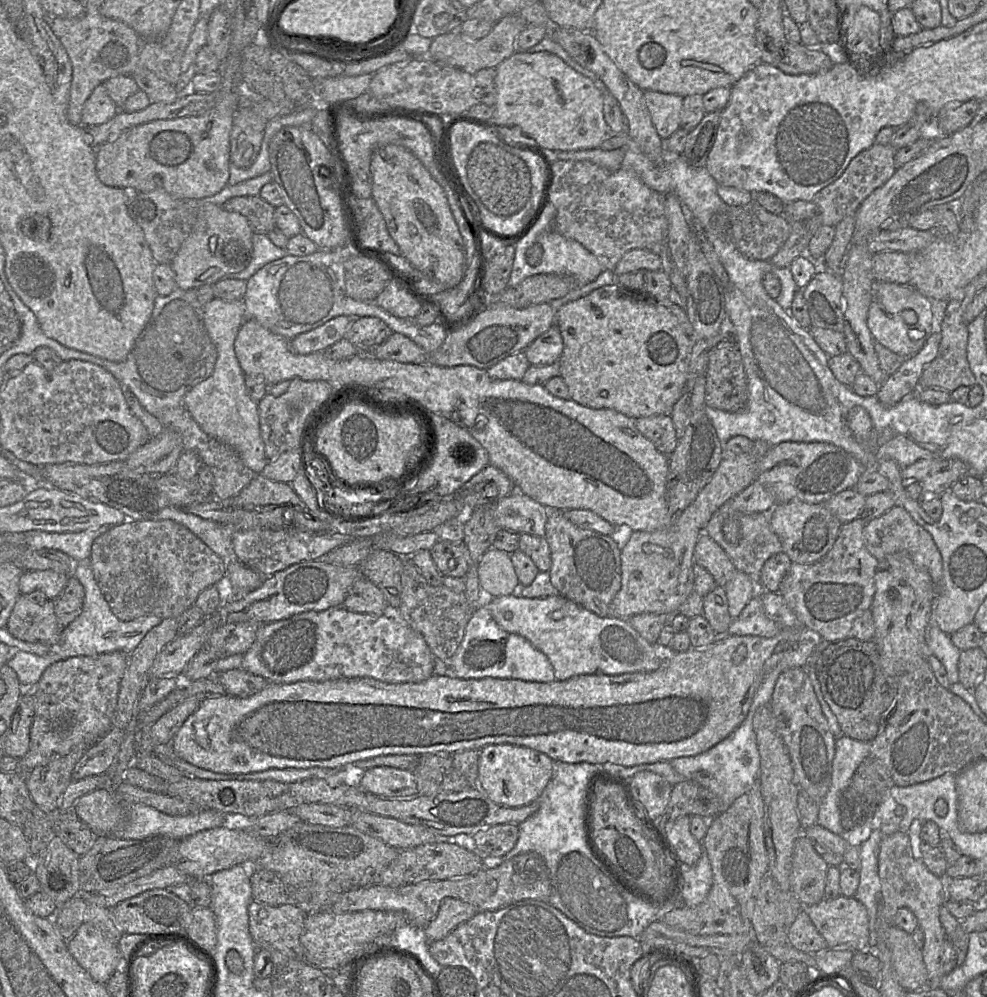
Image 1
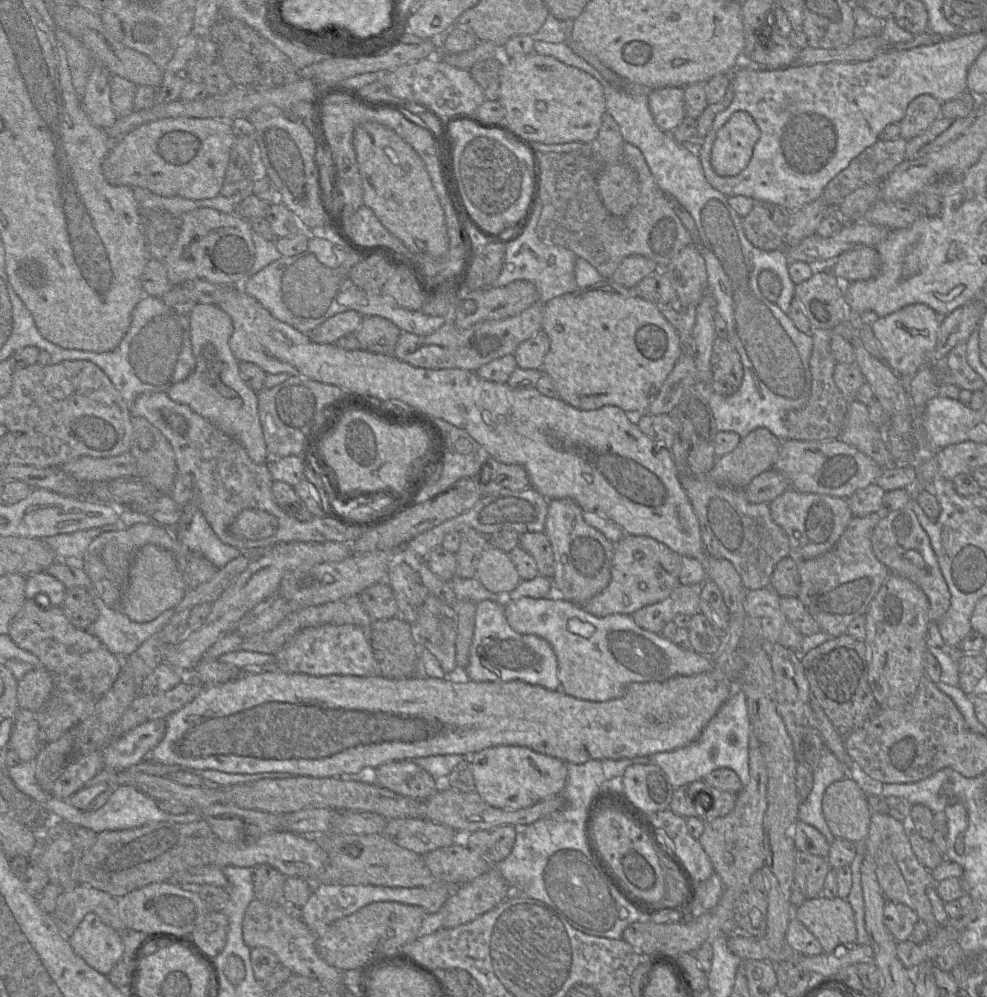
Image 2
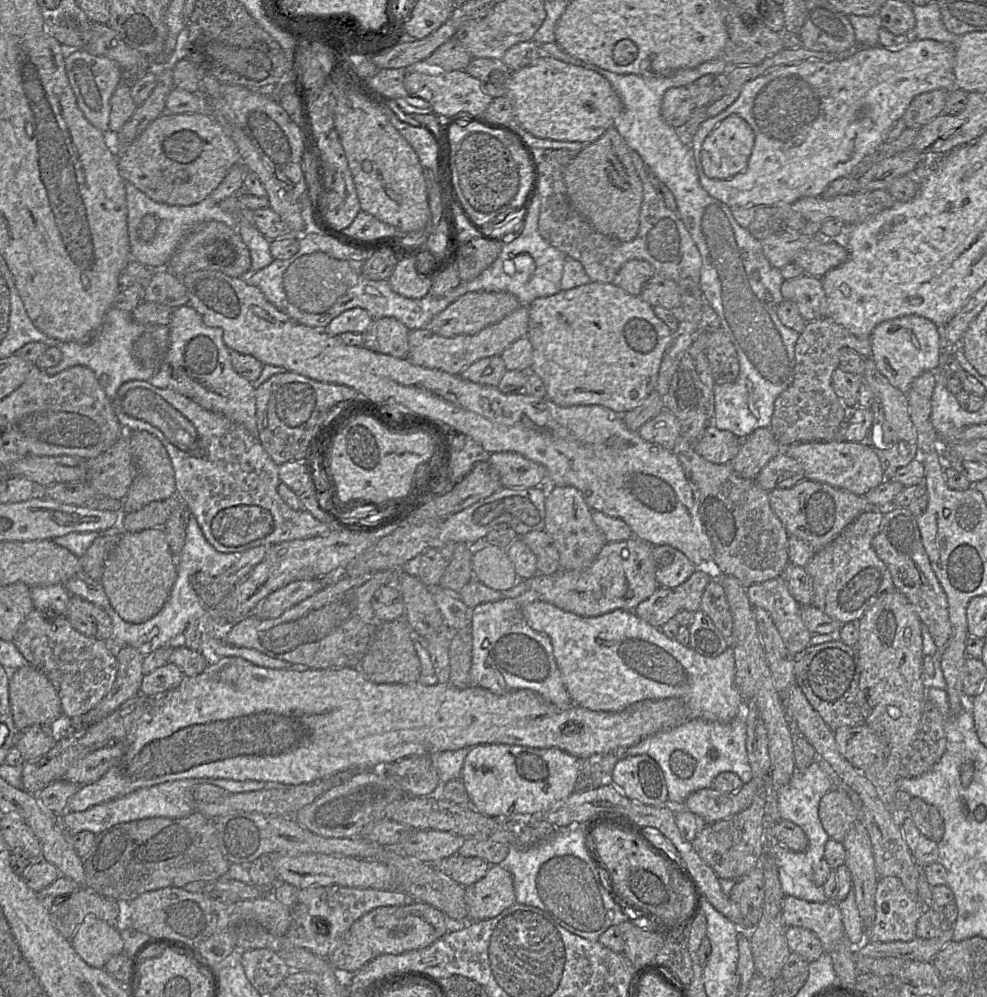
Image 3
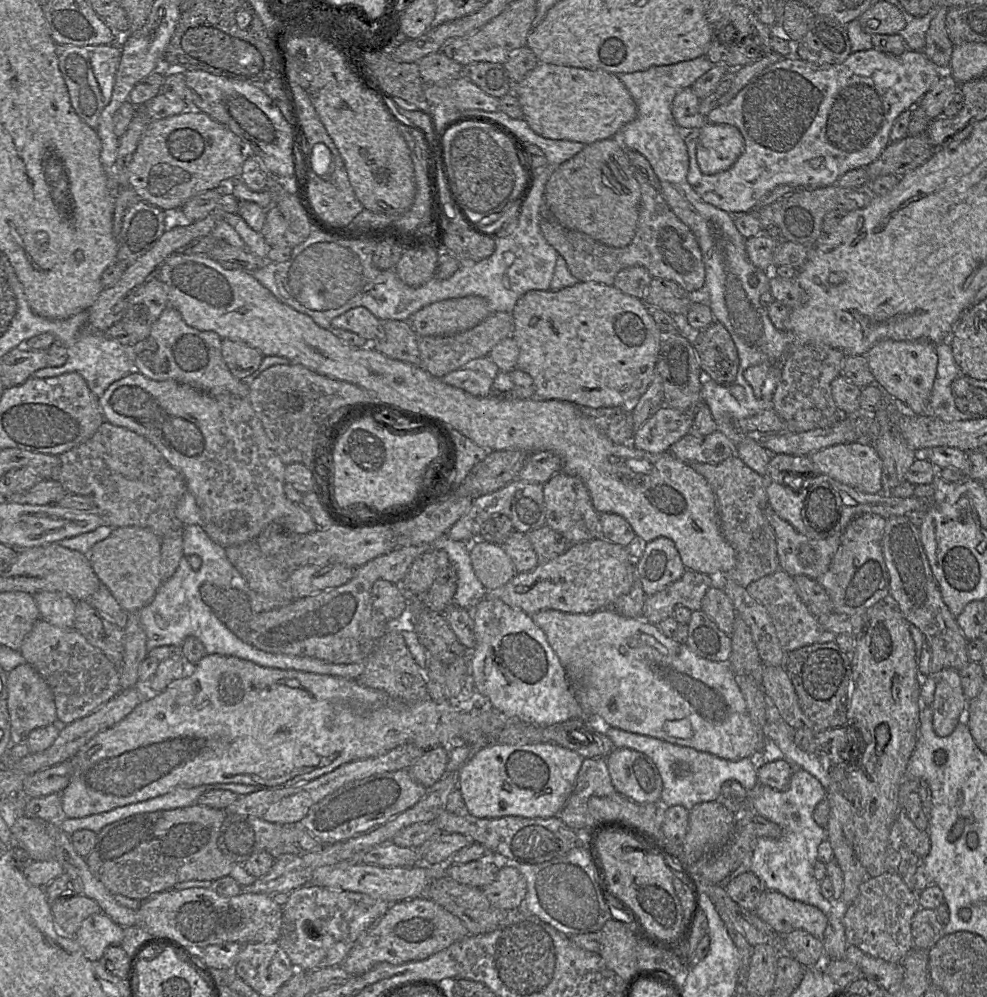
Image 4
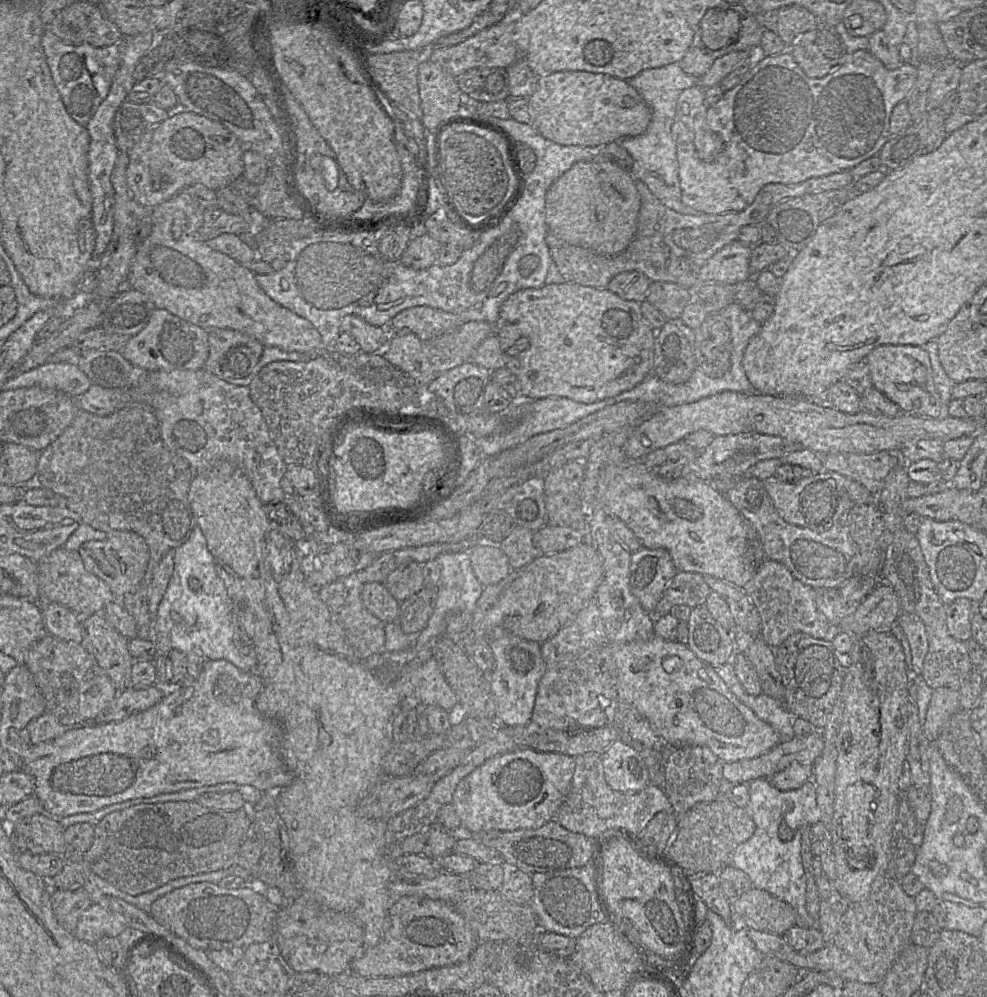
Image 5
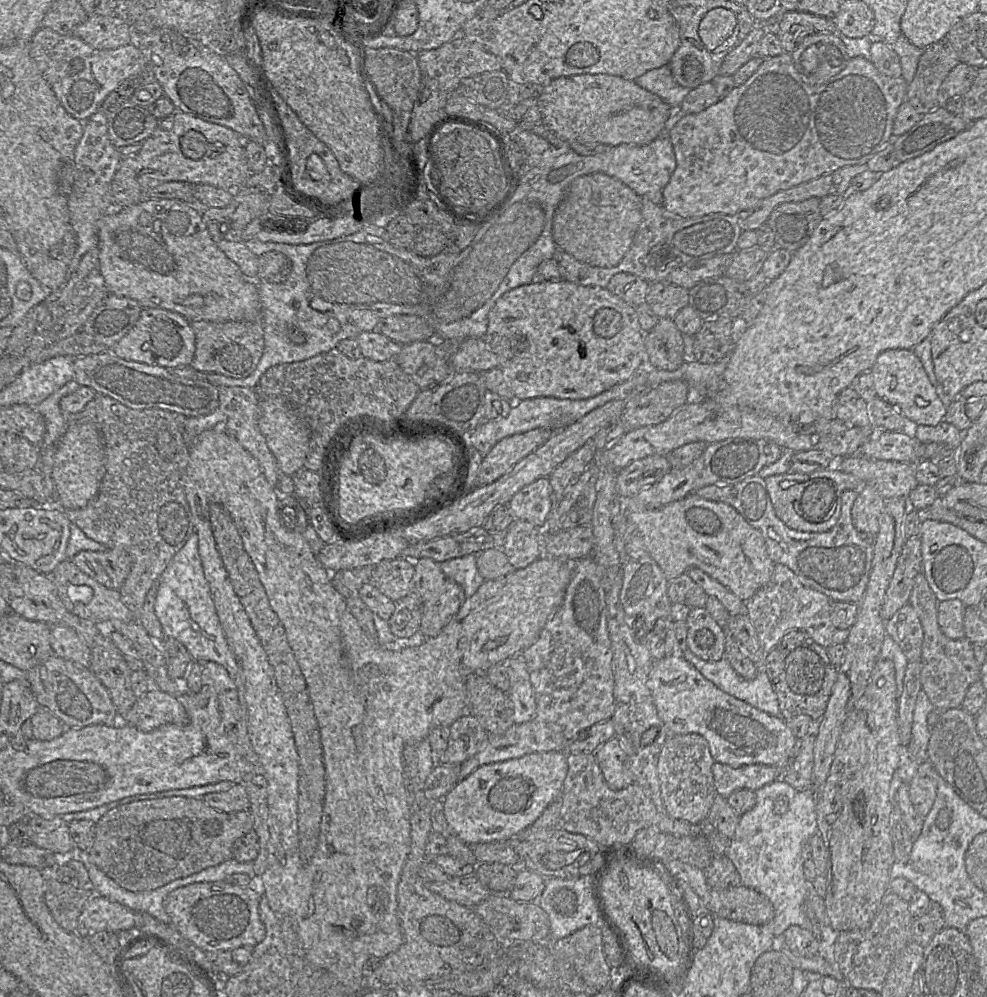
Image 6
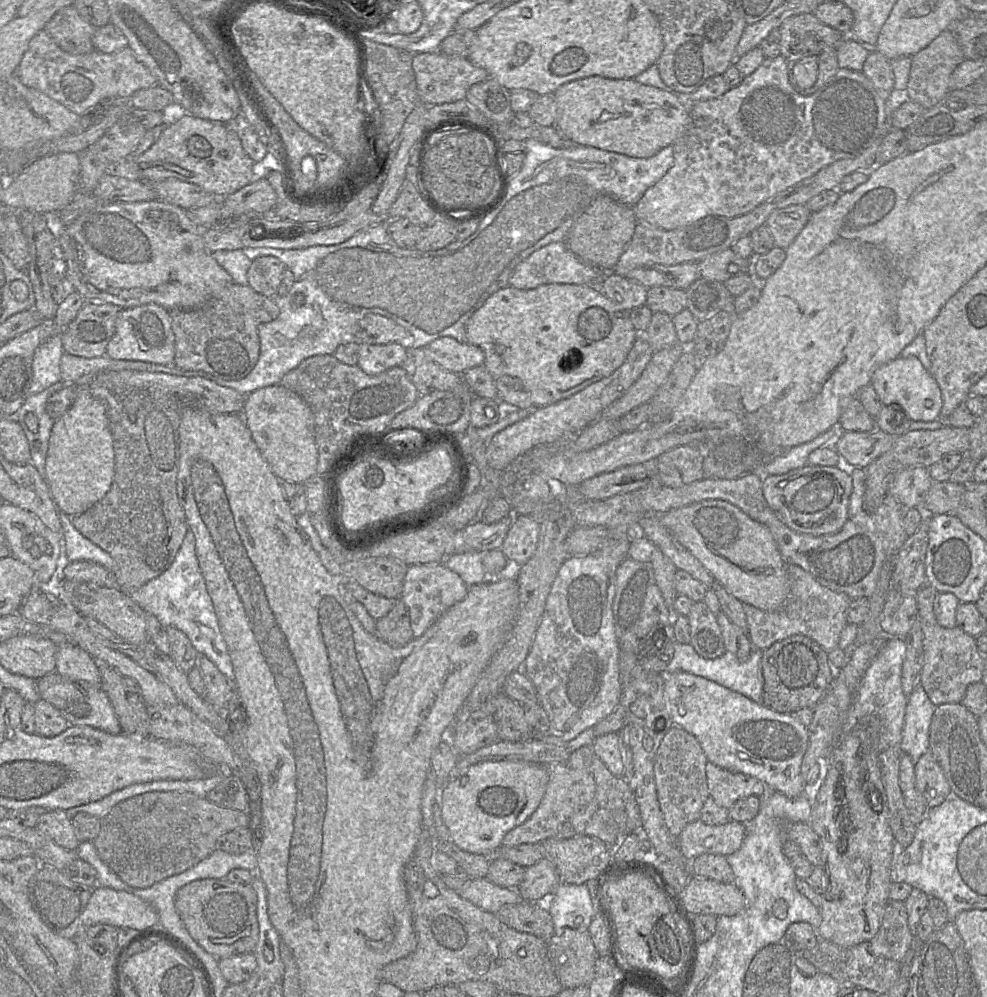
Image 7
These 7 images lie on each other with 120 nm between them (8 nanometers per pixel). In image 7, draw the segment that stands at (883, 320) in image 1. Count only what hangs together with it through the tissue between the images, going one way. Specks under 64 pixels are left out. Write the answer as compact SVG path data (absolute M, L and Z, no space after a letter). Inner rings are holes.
M899 356L881 365L874 371L870 384L883 405L899 405L911 421L931 422L940 418L943 406L941 389L930 372L914 356Z

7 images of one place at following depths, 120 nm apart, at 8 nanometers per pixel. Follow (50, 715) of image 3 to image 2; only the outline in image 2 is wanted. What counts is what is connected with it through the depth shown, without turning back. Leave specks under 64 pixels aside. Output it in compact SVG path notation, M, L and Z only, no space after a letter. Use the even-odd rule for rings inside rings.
M44 667L26 673L17 685L18 706L21 709L40 712L47 704L54 688L53 674Z

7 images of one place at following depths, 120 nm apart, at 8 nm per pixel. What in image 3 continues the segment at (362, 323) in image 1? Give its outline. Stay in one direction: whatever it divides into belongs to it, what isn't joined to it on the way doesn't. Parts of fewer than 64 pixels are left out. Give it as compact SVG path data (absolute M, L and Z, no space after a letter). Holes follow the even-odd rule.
M395 318L373 320L363 335L363 347L395 358L408 355L408 328Z

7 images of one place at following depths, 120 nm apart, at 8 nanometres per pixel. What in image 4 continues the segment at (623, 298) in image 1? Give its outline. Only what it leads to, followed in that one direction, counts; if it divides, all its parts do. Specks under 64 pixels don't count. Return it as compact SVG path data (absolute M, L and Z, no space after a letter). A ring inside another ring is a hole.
M578 282L558 291L529 291L521 296L512 311L513 332L511 337L517 343L519 356L516 369L531 376L535 388L535 398L541 400L558 400L572 403L577 407L617 408L638 400L651 384L656 371L656 363L664 334L657 327L647 311L643 300L626 295L613 285L607 286L596 282Z

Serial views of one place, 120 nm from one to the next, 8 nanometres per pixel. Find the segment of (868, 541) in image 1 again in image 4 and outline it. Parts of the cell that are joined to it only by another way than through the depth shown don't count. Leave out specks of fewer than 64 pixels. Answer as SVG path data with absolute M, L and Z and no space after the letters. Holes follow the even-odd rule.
M906 515L886 519L882 553L889 573L889 595L893 603L903 617L923 633L929 645L929 675L946 668L961 671L970 662L967 655L968 641L942 599L920 539L919 528Z

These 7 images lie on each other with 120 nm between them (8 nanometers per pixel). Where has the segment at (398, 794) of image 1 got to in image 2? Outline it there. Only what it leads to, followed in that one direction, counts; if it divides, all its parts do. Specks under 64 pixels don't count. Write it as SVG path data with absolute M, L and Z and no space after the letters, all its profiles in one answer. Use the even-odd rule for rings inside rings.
M411 760L387 762L376 769L376 784L396 794L425 800L436 792L434 778Z

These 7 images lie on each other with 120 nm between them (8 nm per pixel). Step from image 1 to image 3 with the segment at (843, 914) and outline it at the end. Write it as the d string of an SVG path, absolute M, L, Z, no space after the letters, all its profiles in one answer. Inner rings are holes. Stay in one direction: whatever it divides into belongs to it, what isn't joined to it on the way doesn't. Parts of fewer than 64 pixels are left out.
M785 896L782 915L785 927L801 927L814 933L825 953L845 940L841 912L835 902L816 903Z

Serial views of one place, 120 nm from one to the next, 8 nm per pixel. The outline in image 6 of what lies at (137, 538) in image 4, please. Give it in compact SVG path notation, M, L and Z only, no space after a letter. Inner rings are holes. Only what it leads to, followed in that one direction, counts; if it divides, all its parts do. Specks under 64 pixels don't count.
M124 549L83 550L70 560L97 582L116 590L120 589L131 570L131 556Z

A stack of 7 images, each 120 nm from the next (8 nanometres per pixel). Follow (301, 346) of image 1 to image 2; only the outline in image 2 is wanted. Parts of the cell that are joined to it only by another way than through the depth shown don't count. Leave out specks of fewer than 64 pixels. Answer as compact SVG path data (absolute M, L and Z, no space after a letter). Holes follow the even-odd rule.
M353 310L338 313L318 325L308 335L315 343L334 344L342 336L354 334L362 319L363 317Z

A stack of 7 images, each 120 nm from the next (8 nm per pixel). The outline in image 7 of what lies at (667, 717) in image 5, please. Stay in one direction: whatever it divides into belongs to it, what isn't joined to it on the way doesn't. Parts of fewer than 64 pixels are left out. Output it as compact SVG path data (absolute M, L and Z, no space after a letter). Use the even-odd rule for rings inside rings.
M687 672L660 673L664 679L664 701L673 725L682 727L700 743L708 761L761 780L768 790L788 797L798 797L810 788L801 773L801 763L808 745L808 729L794 715L769 709L741 693L712 680Z

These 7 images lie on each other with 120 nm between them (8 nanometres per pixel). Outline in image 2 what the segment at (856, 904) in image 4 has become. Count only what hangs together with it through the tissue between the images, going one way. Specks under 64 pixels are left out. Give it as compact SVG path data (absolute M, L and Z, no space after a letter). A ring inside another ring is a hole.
M886 901L884 905L884 924L898 942L911 938L914 927L918 922L918 915L910 907L893 901Z

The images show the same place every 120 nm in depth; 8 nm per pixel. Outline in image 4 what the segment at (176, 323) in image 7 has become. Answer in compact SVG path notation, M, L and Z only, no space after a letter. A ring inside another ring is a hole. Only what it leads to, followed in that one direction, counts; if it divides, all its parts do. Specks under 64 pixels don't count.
M222 339L222 356L230 372L238 380L252 375L264 358L258 349L230 339Z

